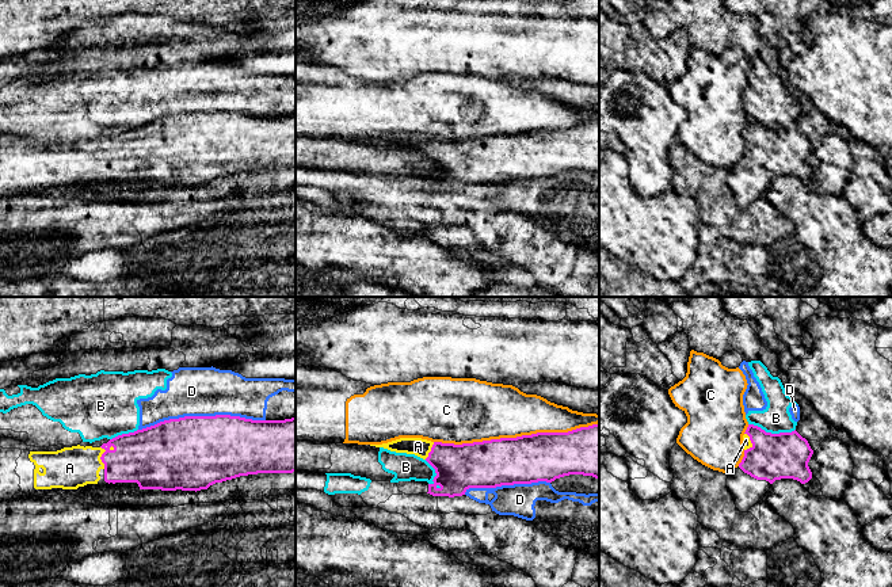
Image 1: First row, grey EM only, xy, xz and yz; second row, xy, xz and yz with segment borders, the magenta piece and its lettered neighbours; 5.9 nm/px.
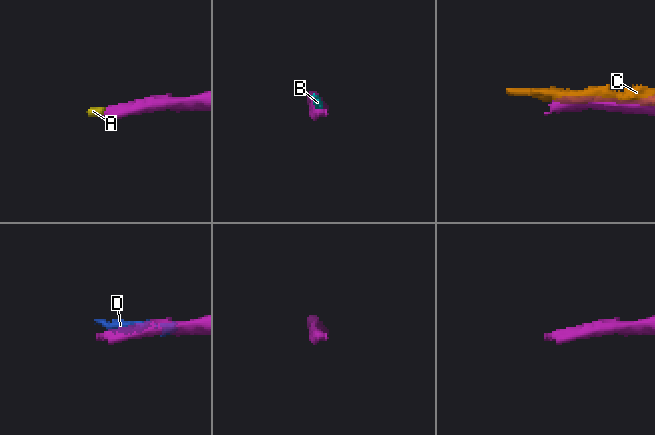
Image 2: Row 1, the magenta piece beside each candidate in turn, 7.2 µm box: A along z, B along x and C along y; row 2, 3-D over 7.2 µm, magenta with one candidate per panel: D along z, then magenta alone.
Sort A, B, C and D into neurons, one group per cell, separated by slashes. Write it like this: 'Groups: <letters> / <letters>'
Groups: A / B D / C

